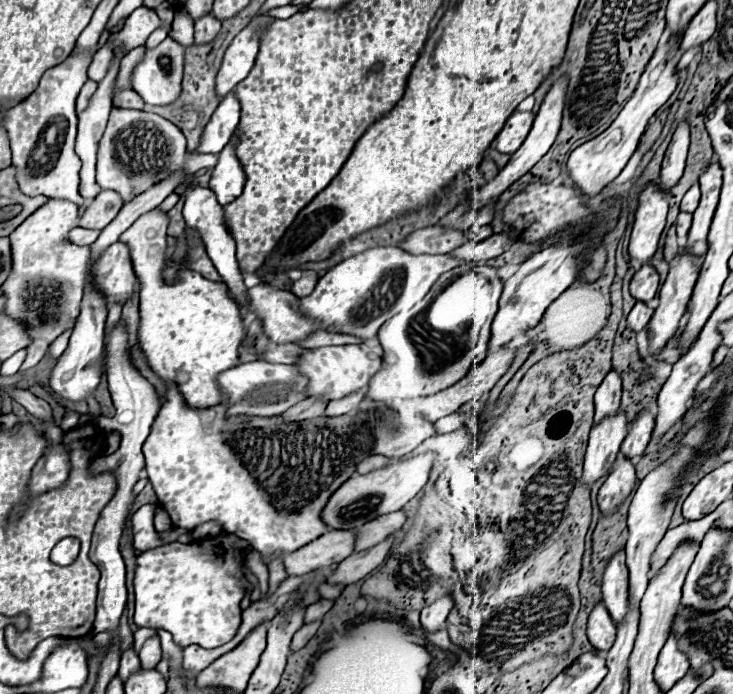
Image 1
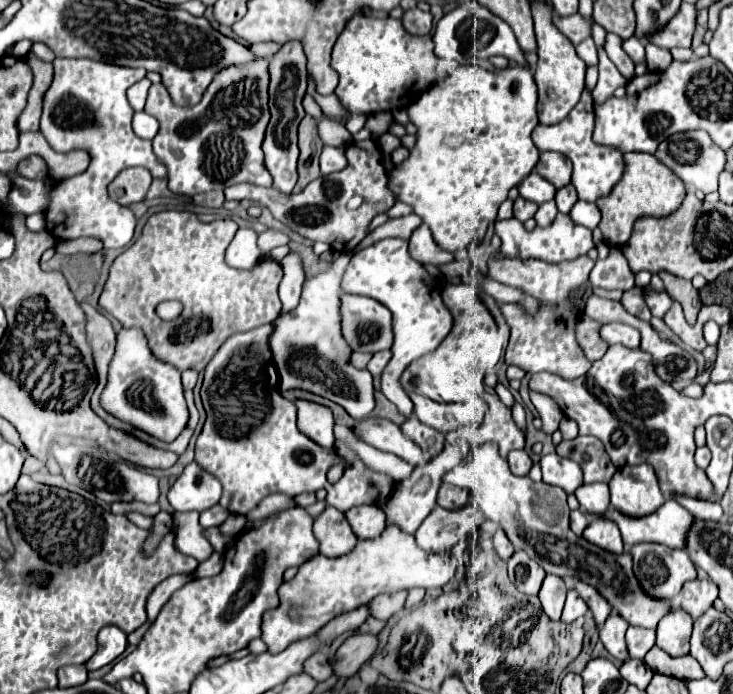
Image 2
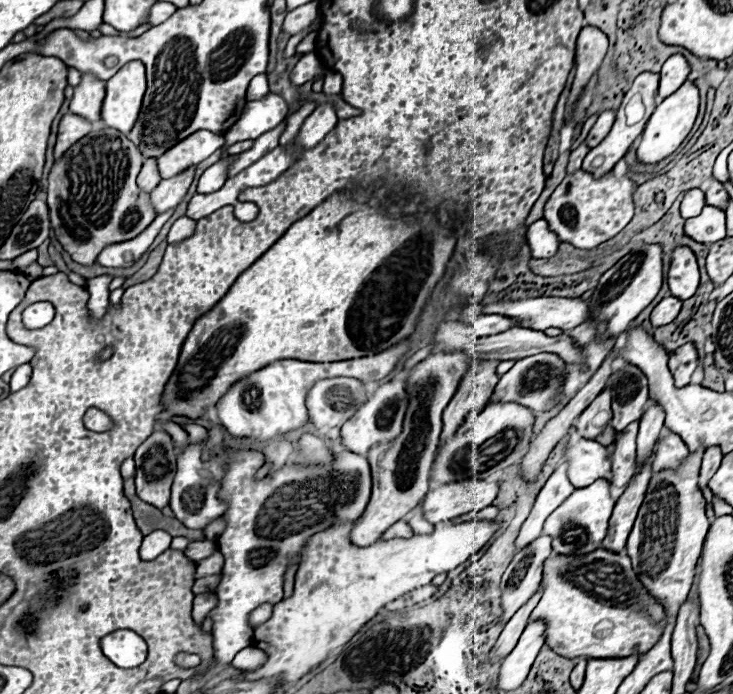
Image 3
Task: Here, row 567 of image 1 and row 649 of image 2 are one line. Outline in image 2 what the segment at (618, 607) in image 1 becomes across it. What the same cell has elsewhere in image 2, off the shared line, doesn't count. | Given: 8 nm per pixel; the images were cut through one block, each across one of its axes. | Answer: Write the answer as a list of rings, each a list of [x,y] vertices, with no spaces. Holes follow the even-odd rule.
[[[612,610],[608,620],[604,622],[604,626],[600,628],[600,640],[602,640],[602,644],[618,660],[626,660],[628,658],[626,642],[624,642],[624,634],[626,634],[628,626],[630,624],[618,612]]]

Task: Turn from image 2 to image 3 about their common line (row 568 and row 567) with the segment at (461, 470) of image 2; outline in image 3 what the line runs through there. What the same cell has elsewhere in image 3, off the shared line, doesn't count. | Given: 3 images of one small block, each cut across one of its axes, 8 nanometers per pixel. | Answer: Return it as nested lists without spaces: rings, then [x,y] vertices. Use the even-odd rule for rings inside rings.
[[[604,548],[588,556],[552,554],[544,564],[542,586],[542,598],[530,620],[546,622],[546,644],[560,656],[626,658],[634,650],[644,656],[664,632],[664,608],[640,584],[626,554]]]

